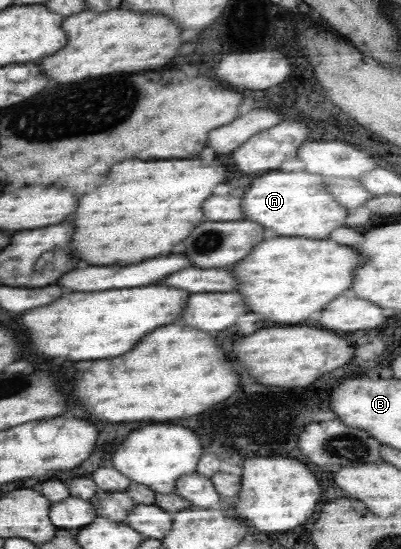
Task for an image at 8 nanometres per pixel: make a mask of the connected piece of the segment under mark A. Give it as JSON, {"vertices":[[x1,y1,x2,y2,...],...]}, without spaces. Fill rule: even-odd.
{"vertices":[[306,170,270,171,252,180,252,184,244,194,244,208,248,208,248,220,274,230,274,234,280,234,280,236,327,239,332,230,344,224,346,210,326,192,320,176]]}

